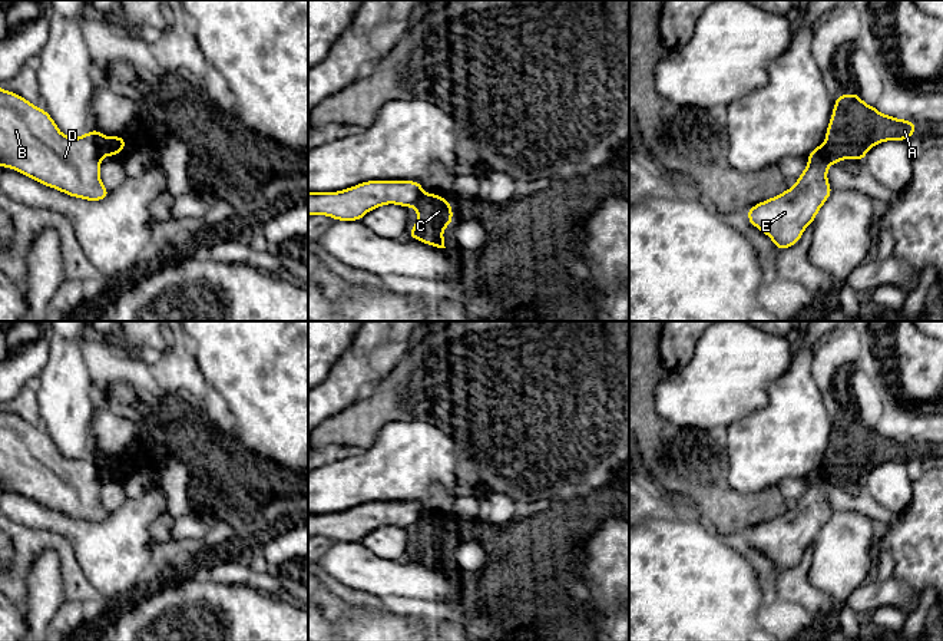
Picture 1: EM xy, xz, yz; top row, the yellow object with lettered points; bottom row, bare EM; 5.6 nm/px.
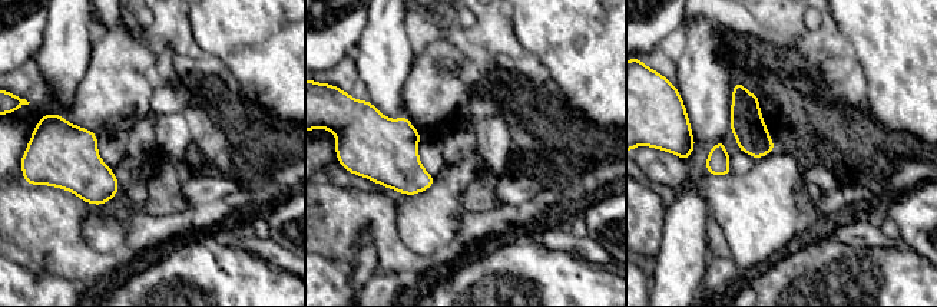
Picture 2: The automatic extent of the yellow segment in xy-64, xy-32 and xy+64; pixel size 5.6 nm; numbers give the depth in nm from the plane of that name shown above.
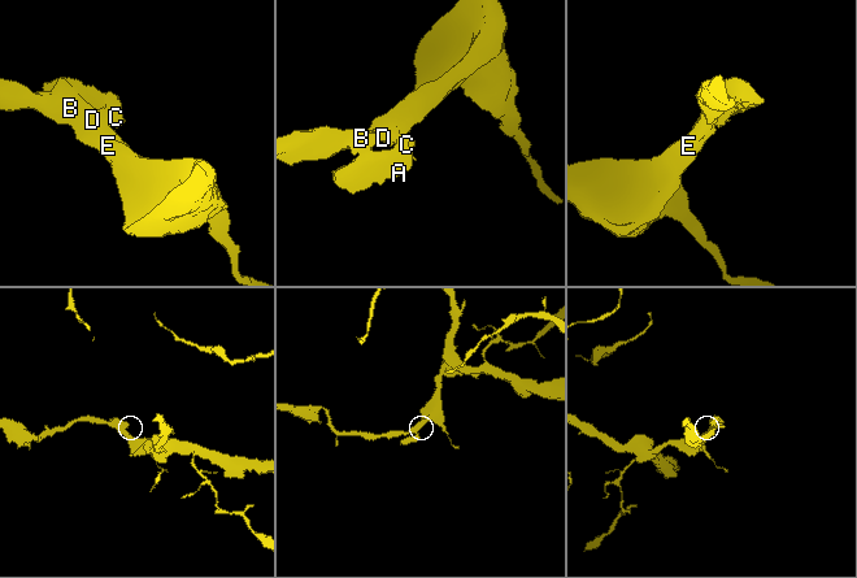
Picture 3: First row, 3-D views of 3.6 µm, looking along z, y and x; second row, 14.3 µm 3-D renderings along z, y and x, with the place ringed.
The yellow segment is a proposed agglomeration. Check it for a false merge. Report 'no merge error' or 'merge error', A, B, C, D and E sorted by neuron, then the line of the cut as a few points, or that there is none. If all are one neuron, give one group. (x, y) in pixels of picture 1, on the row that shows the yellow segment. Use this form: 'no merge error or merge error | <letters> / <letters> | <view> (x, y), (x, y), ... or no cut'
merge error | A C / B D E | xy (93, 132), (102, 155)

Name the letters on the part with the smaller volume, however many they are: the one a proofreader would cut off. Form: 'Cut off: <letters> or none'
Cut off: A, C

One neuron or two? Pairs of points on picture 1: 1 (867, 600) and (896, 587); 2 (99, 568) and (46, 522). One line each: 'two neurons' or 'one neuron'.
1: one neuron
2: one neuron

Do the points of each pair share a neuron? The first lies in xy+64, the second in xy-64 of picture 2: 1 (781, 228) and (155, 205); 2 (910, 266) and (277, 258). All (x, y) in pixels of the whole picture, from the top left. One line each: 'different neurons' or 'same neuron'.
1: different neurons
2: different neurons

